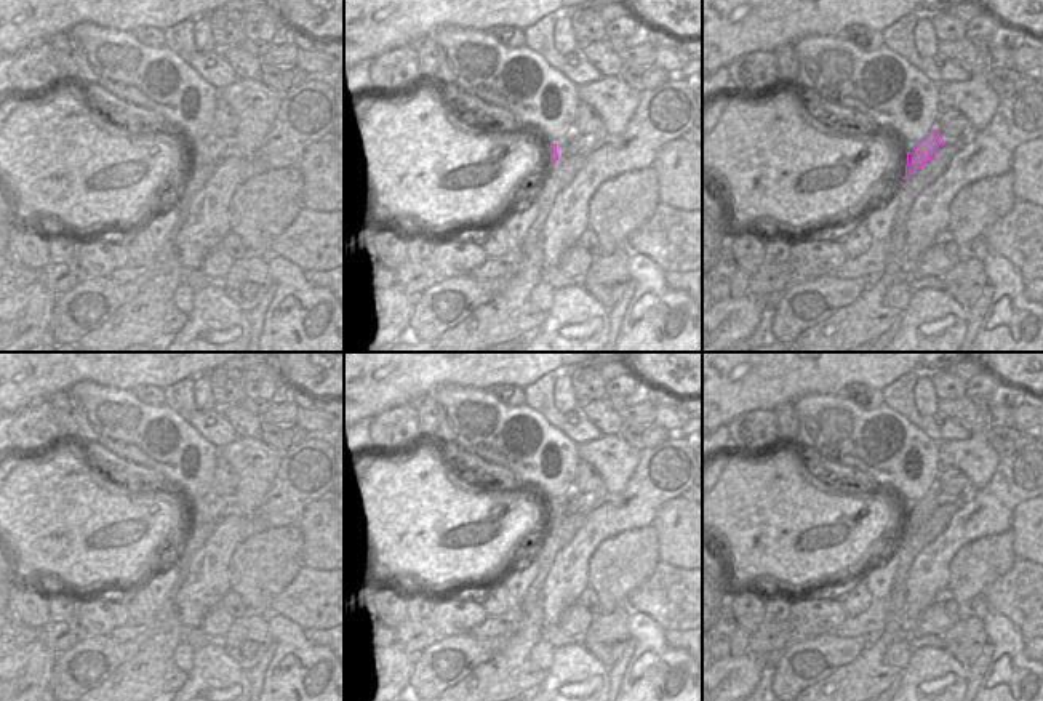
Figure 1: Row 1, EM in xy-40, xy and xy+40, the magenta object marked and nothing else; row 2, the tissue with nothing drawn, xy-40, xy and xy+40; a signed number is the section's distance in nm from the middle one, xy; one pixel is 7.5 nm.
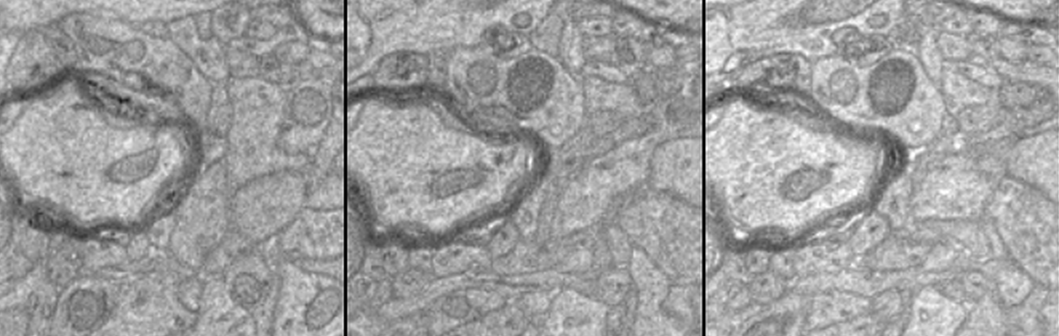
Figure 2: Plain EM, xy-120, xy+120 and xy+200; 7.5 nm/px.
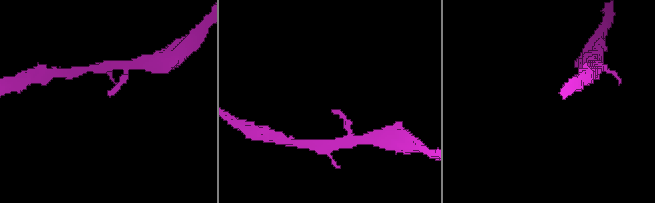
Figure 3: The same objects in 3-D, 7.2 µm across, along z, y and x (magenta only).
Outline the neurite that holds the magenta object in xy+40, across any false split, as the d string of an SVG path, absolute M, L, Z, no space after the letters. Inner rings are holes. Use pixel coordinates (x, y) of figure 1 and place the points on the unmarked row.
M936 488L917 501L913 509L907 511L905 535L902 538L907 538L913 528L920 528L936 512L942 501L944 498Z

